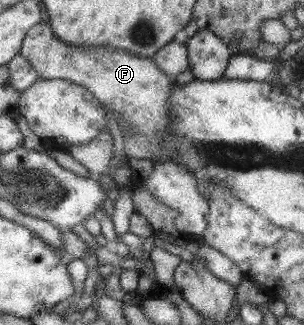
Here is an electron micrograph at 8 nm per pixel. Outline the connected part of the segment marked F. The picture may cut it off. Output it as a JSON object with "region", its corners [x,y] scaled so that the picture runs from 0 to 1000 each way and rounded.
{"region":[[[141,65],[89,89],[63,166],[118,215],[125,240],[217,246],[253,265],[270,262],[283,280],[303,286],[303,298],[313,298],[326,323],[368,342],[375,354],[395,354],[395,366],[428,397],[428,412],[414,406],[405,422],[405,465],[418,486],[497,492],[500,483],[526,477],[526,415],[553,397],[553,378],[559,378],[546,342],[556,338],[553,292],[559,292],[566,243],[546,237],[497,178],[461,178],[414,154],[368,154],[342,145],[270,145],[260,154],[243,138],[204,132],[171,102],[164,77]]]}

